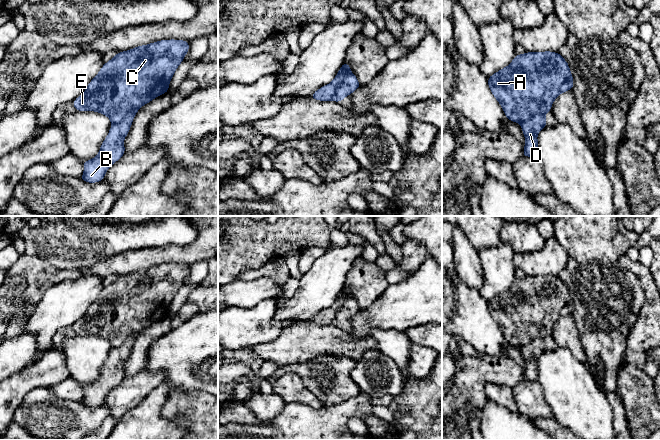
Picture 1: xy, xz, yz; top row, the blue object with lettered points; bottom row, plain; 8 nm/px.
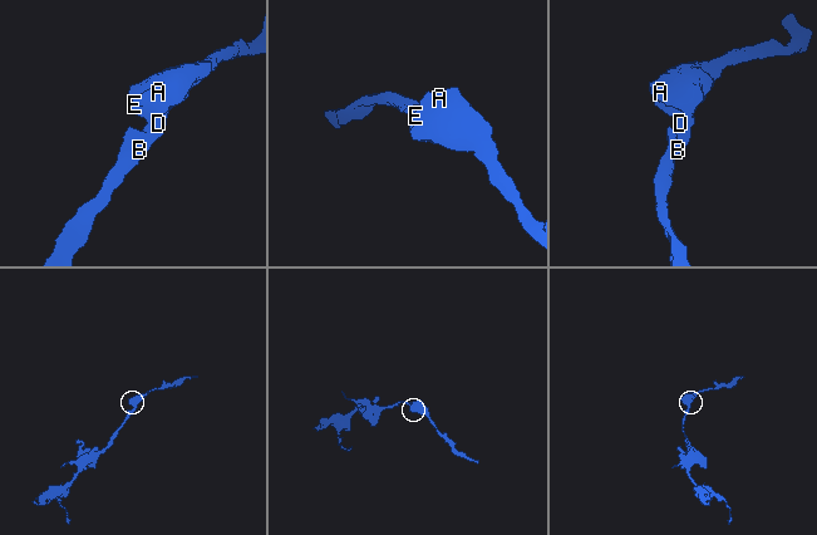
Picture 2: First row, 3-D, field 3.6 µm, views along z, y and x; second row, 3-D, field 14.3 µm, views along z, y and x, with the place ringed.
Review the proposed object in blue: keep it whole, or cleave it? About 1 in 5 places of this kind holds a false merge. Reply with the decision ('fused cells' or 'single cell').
fused cells

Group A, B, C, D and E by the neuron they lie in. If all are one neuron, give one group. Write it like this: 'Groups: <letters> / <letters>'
Groups: A C E / B D

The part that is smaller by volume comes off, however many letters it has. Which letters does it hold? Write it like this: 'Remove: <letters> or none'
Remove: A, C, E

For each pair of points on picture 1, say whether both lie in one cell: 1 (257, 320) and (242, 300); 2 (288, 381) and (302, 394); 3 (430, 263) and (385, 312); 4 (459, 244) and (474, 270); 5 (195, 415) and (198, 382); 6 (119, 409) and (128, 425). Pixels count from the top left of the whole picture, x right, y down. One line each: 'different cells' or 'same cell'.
1: different cells
2: same cell
3: same cell
4: same cell
5: different cells
6: different cells

